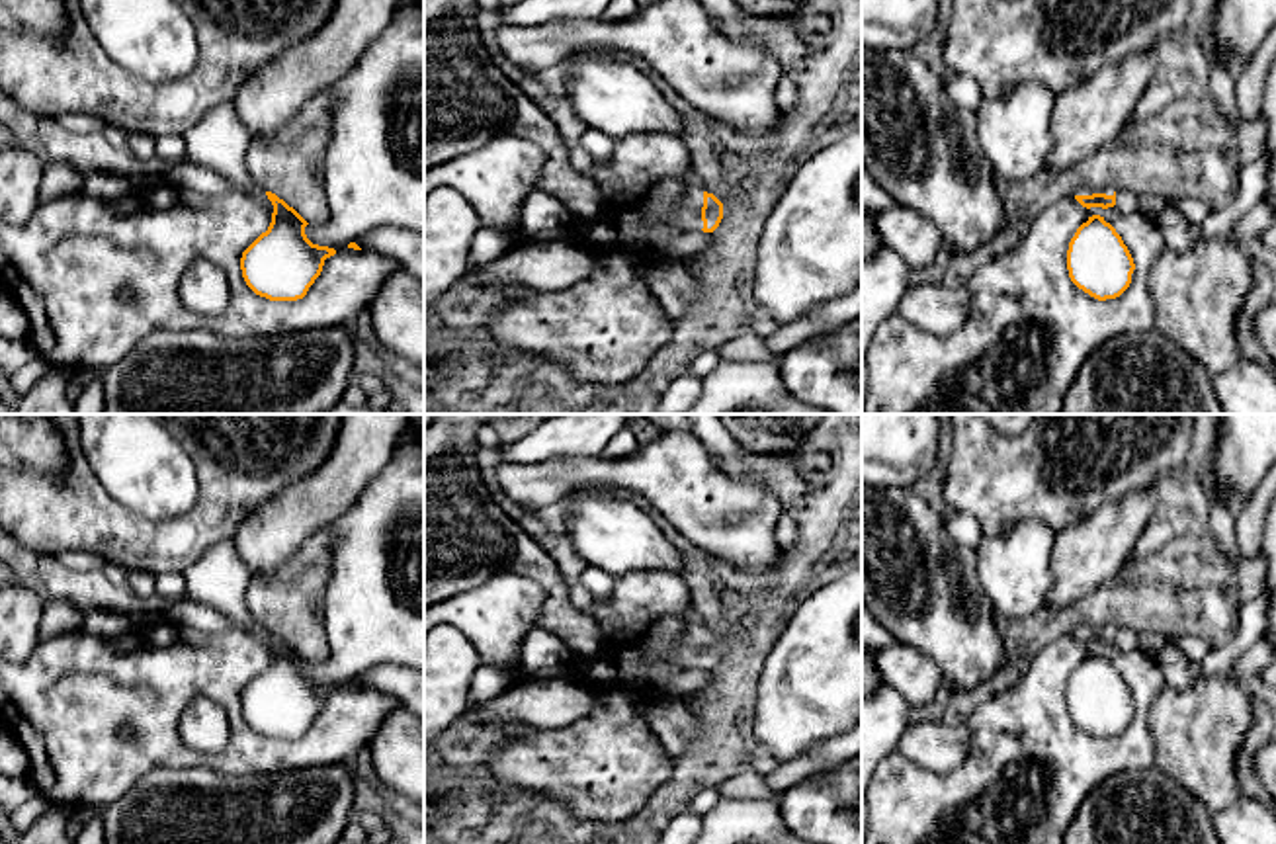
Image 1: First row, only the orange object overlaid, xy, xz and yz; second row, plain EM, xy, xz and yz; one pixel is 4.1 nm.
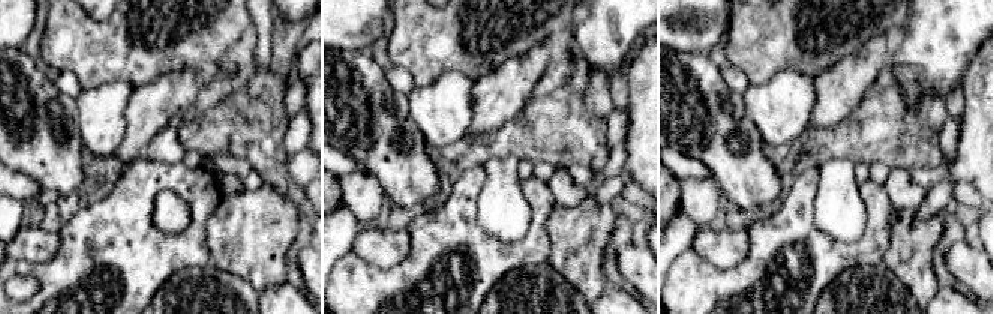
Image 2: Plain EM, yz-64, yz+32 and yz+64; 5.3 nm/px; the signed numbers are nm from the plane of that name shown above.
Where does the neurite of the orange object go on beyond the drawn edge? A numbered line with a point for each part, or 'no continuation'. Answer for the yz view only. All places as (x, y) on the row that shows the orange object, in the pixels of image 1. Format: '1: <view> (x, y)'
1: yz (1085, 190)

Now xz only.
1: xz (686, 215)

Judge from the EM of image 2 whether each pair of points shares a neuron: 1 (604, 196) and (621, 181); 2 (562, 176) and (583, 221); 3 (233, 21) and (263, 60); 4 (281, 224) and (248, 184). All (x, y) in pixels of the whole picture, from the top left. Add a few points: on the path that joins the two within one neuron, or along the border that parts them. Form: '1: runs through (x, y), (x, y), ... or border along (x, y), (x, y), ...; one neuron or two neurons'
1: runs through (609, 191), (616, 184); one neuron
2: border along (588, 194), (577, 205), (556, 205); two neurons
3: border along (249, 15), (251, 18); two neurons
4: border along (264, 182), (255, 190), (242, 190); two neurons

